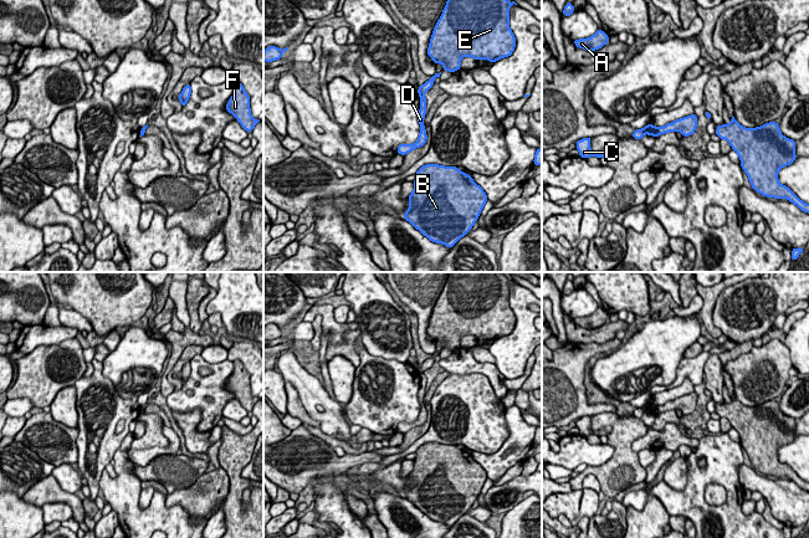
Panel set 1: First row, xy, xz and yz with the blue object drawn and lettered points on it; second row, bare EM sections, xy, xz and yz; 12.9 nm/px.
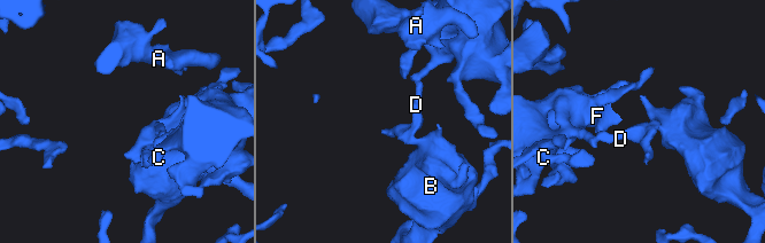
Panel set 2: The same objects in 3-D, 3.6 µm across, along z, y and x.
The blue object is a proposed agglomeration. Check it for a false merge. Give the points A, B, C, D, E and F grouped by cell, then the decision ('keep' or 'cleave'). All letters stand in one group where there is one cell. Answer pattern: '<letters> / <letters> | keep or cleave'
A B D / C E F | cleave

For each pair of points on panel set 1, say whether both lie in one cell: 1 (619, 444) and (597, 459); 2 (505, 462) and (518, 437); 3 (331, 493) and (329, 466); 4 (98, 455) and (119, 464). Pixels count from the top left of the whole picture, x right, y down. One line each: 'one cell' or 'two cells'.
1: two cells
2: one cell
3: two cells
4: two cells

